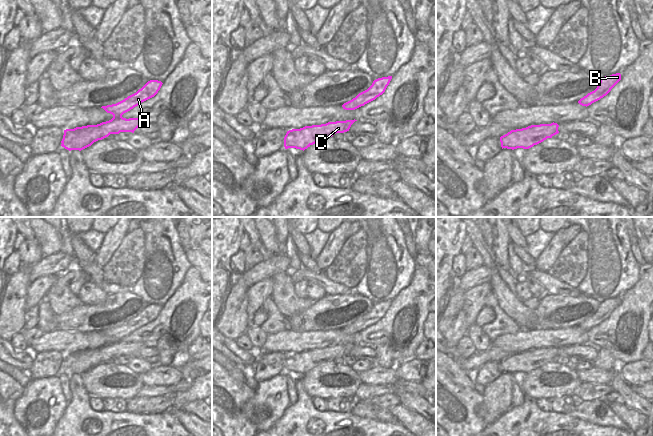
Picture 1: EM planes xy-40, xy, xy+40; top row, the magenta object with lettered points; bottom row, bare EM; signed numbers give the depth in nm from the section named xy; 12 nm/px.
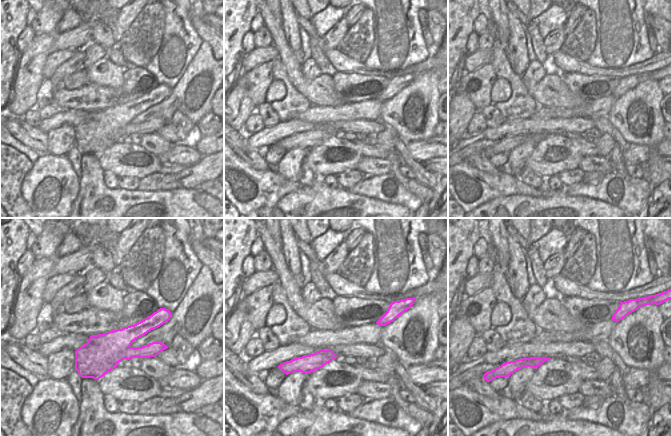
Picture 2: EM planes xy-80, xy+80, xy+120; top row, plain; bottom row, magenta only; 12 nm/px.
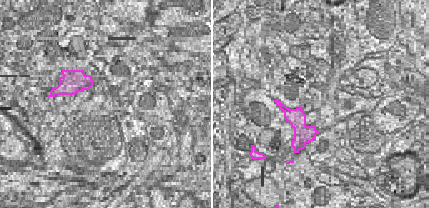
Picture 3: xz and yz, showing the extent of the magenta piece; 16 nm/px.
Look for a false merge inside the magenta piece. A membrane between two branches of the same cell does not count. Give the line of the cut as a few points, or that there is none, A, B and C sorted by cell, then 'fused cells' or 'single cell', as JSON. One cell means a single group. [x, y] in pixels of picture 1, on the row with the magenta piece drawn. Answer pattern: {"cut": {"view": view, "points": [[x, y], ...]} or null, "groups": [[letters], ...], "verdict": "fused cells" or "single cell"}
{"cut": {"view": "xy+40", "points": [[549, 137], [537, 137], [533, 144], [515, 142], [505, 147]]}, "groups": [["A", "B"], ["C"]], "verdict": "fused cells"}

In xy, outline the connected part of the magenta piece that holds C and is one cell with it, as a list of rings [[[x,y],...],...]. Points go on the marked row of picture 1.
[[[346,120],[328,122],[321,125],[305,126],[300,129],[292,129],[287,131],[284,137],[284,144],[291,144],[292,142],[304,142],[308,145],[311,144],[311,139],[318,136],[324,138],[332,137],[336,133],[344,133],[349,131],[351,125],[357,120]]]

